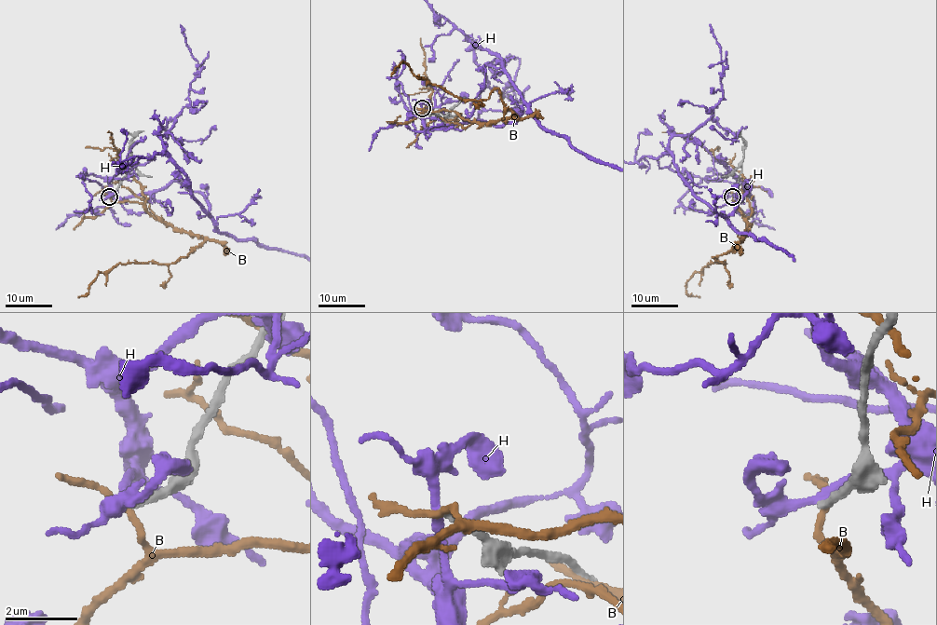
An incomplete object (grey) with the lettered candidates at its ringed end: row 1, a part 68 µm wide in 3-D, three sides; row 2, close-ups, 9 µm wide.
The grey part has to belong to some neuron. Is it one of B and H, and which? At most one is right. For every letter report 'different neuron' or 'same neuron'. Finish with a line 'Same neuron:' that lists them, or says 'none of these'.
B: different neuron
H: different neuron
Same neuron: none of these

